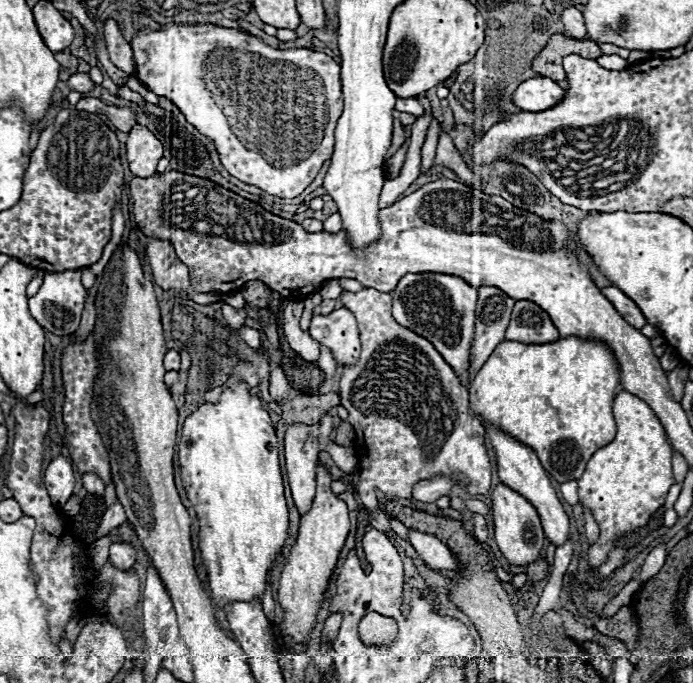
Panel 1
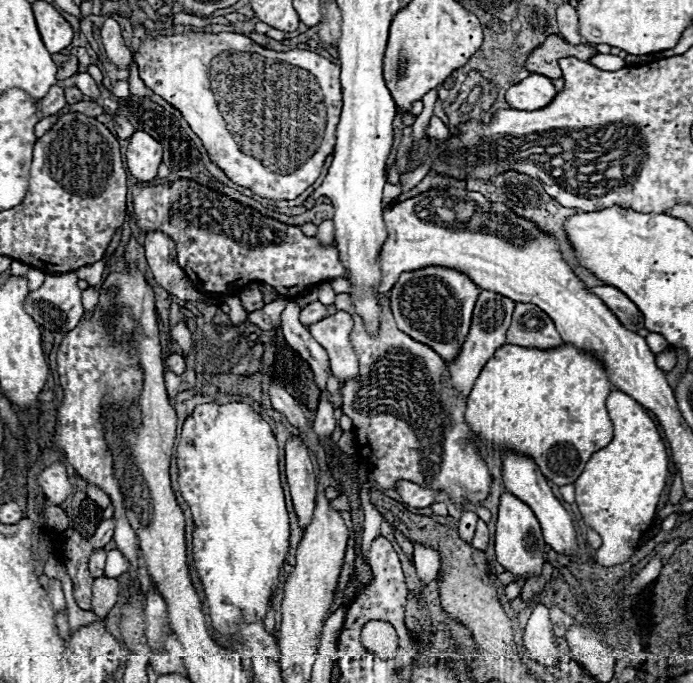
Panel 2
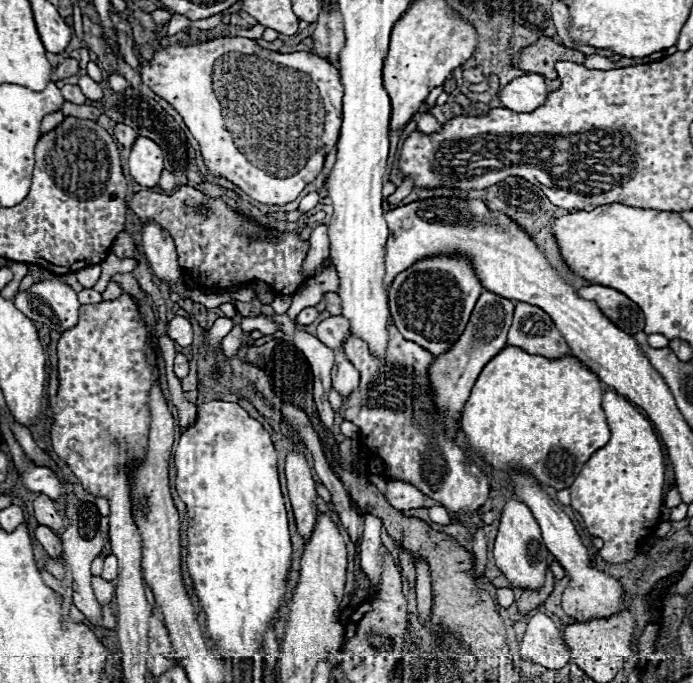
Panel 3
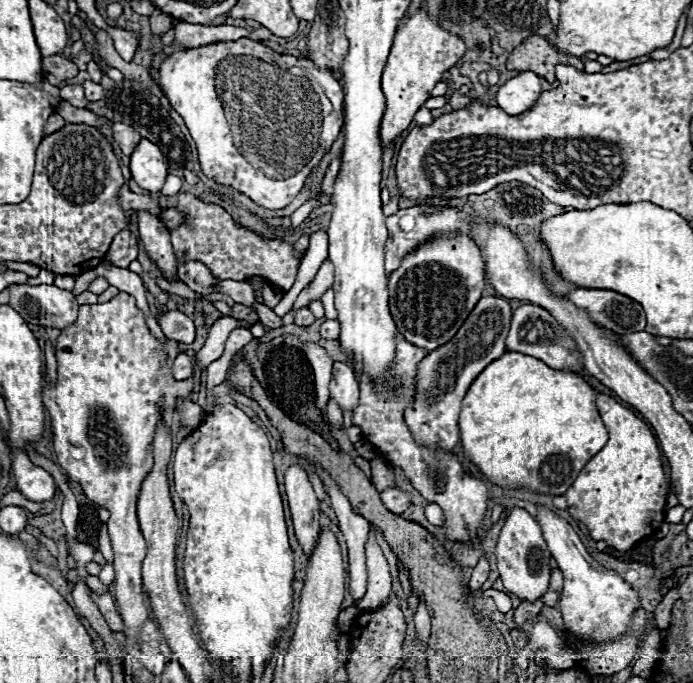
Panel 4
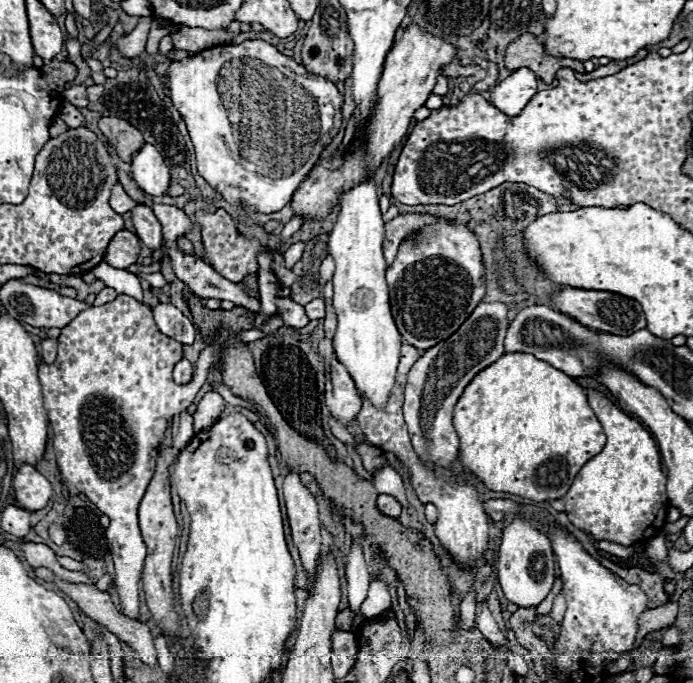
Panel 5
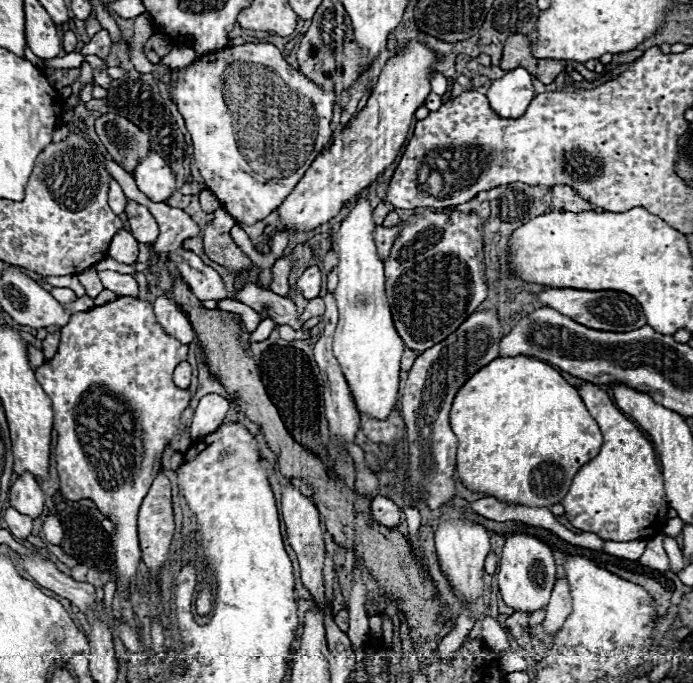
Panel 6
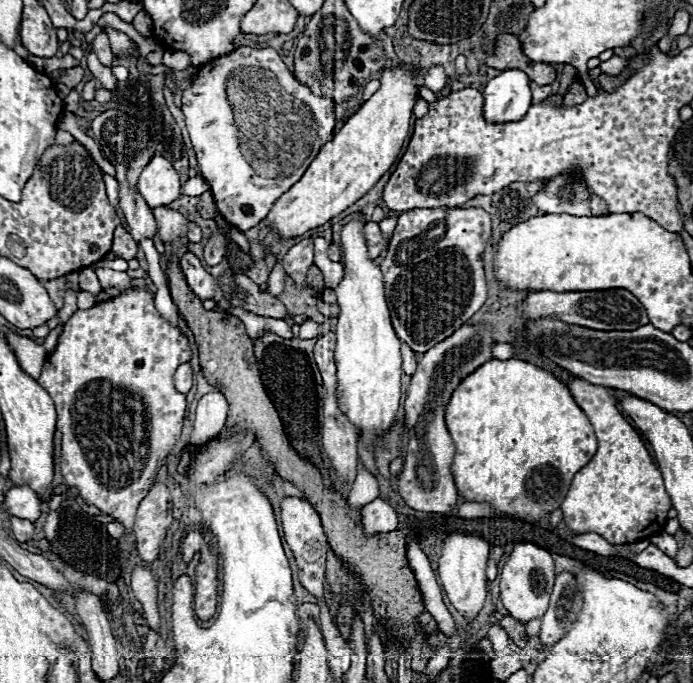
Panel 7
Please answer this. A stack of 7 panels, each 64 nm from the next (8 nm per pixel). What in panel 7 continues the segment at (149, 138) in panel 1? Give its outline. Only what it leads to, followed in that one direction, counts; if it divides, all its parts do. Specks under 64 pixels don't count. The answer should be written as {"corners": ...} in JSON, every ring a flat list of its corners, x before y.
{"corners":[[154,156,148,168,144,168,144,172,140,174,138,192,152,210,160,206,168,206,180,196,178,172,172,168,172,164,166,158]]}

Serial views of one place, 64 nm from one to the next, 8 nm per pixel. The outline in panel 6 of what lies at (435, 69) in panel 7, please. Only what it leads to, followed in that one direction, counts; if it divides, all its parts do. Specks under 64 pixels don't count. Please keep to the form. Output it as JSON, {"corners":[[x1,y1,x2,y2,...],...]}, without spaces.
{"corners":[[434,72,432,74,430,86,432,86,432,92,434,94,444,94,446,92,446,84,448,84,448,80,442,76,442,72]]}

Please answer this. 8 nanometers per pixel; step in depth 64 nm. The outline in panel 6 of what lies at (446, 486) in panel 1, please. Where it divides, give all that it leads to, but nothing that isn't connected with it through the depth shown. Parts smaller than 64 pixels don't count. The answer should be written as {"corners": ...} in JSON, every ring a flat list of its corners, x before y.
{"corners":[[378,494,370,502,370,516,372,516,372,522,376,522,380,526,396,528,398,520,400,520,400,508,392,500,388,500,388,498]]}

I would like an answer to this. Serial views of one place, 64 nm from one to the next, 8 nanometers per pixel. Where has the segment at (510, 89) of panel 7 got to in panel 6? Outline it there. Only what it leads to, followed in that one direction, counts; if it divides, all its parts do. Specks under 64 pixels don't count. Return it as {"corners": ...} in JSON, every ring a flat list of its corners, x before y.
{"corners":[[524,68,508,70,486,92,492,112,500,118,520,118,534,98,532,76]]}

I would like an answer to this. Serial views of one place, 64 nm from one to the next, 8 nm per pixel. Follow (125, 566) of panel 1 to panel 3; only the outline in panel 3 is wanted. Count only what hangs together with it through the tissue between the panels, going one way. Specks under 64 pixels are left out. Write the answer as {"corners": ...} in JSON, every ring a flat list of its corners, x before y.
{"corners":[[108,556,106,560,104,560,104,570,102,570,102,574,100,574,104,580,114,580,116,576,118,576,118,564,116,564,116,558,114,556]]}

